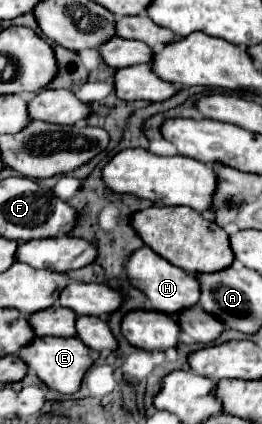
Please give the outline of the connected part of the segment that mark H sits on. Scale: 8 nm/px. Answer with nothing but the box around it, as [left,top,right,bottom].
[123,246,199,314]

